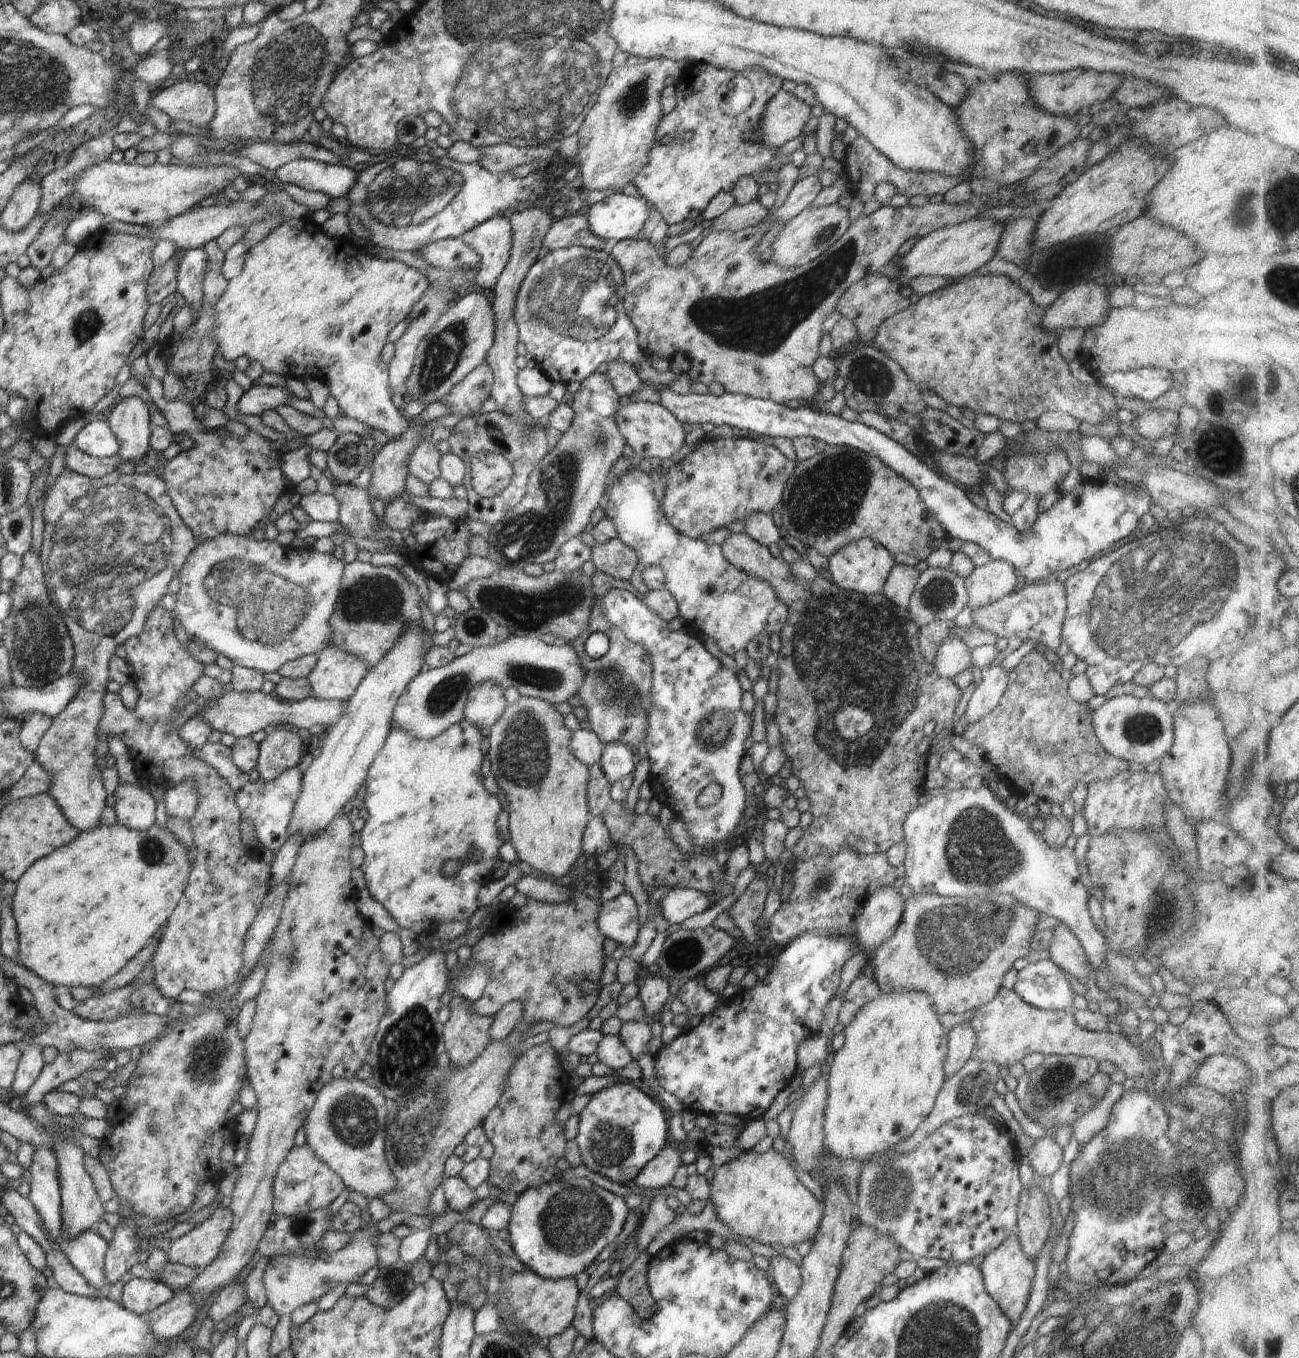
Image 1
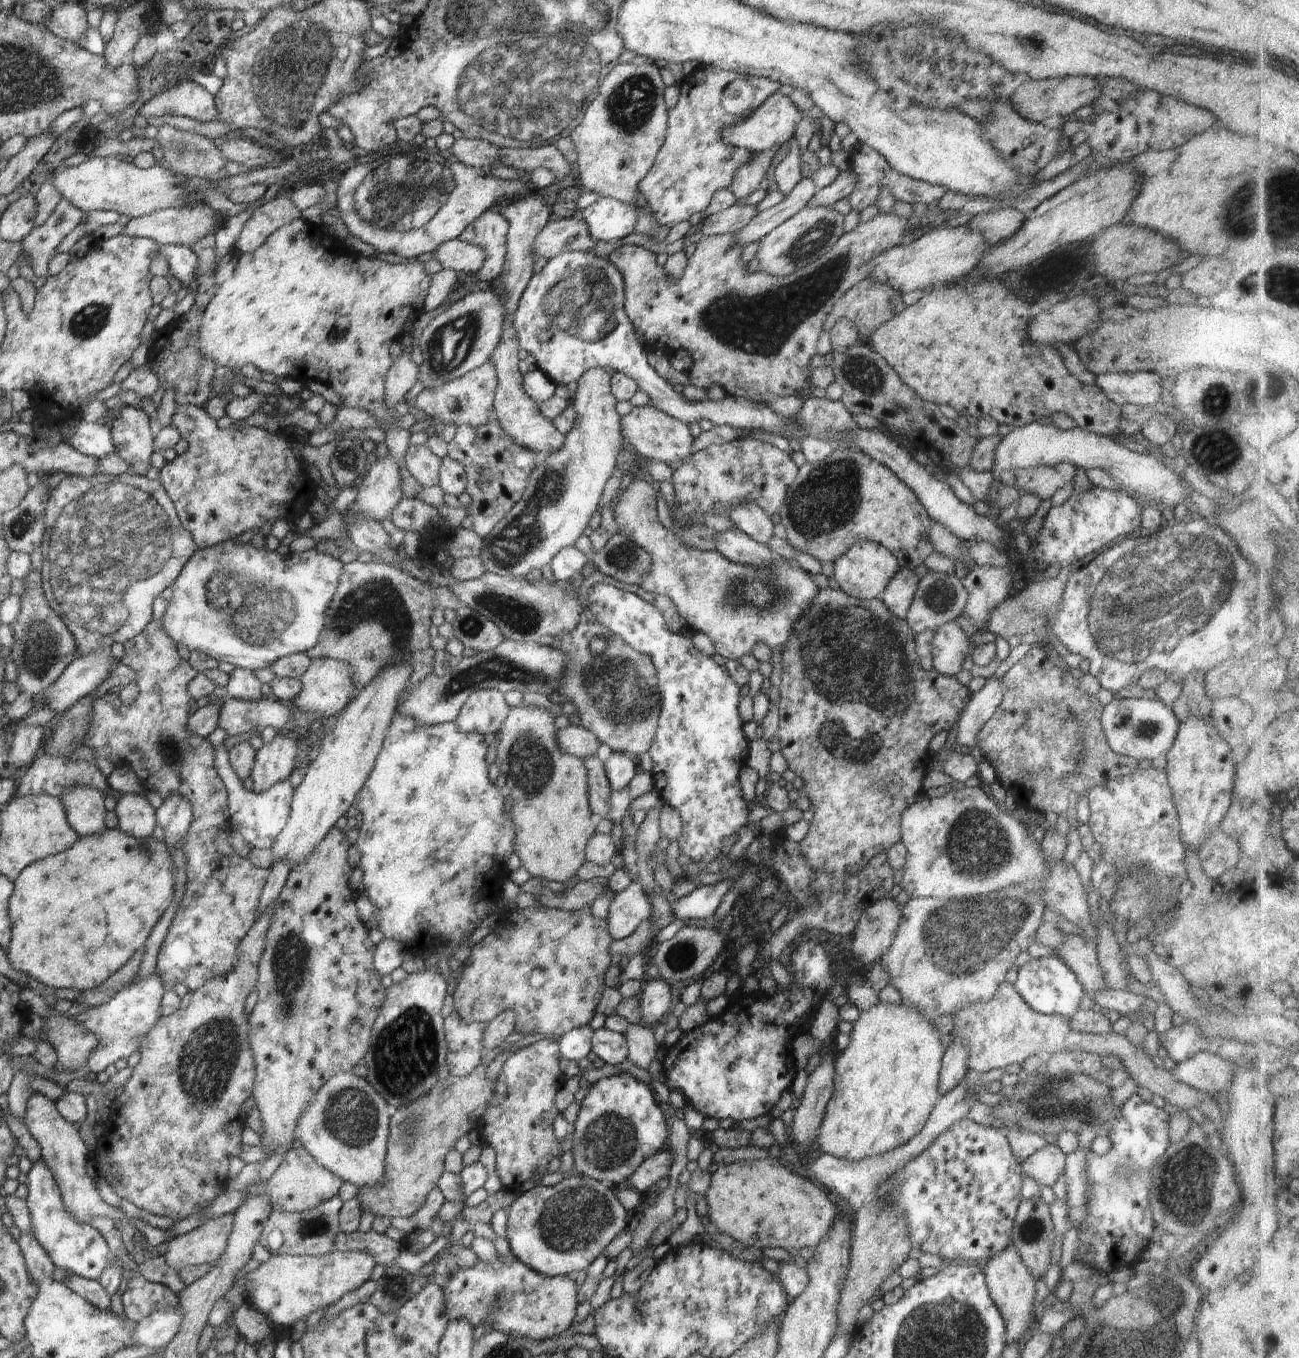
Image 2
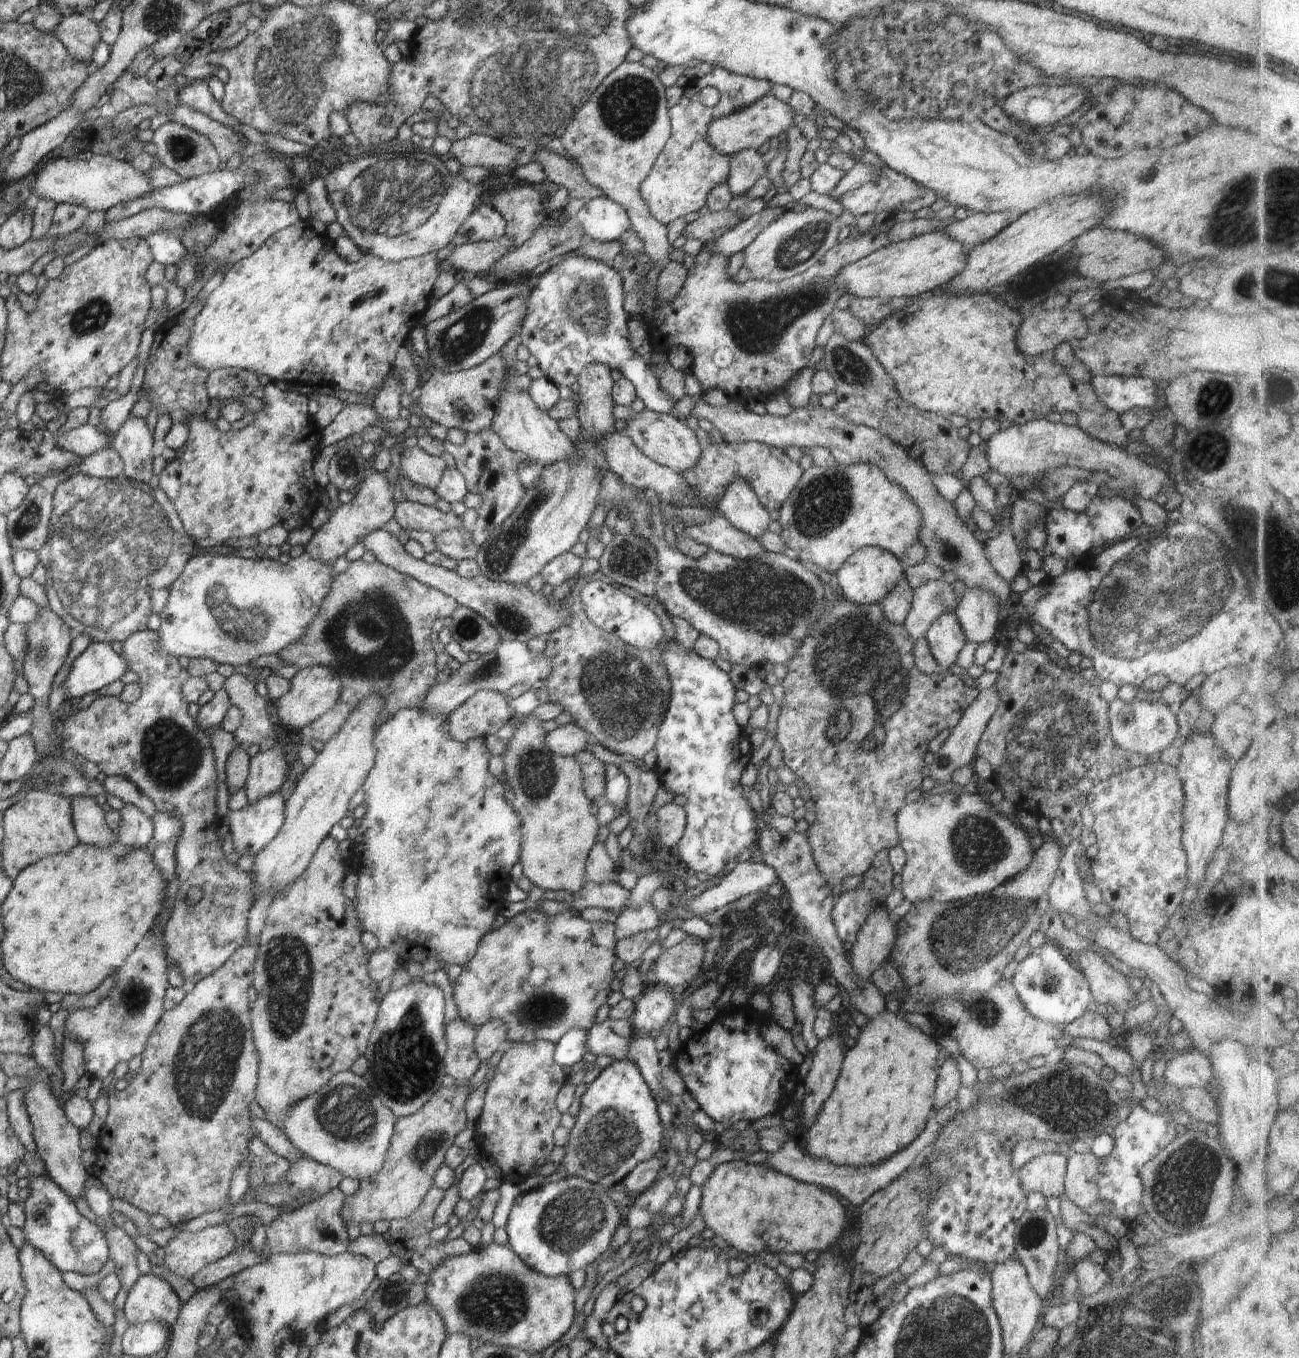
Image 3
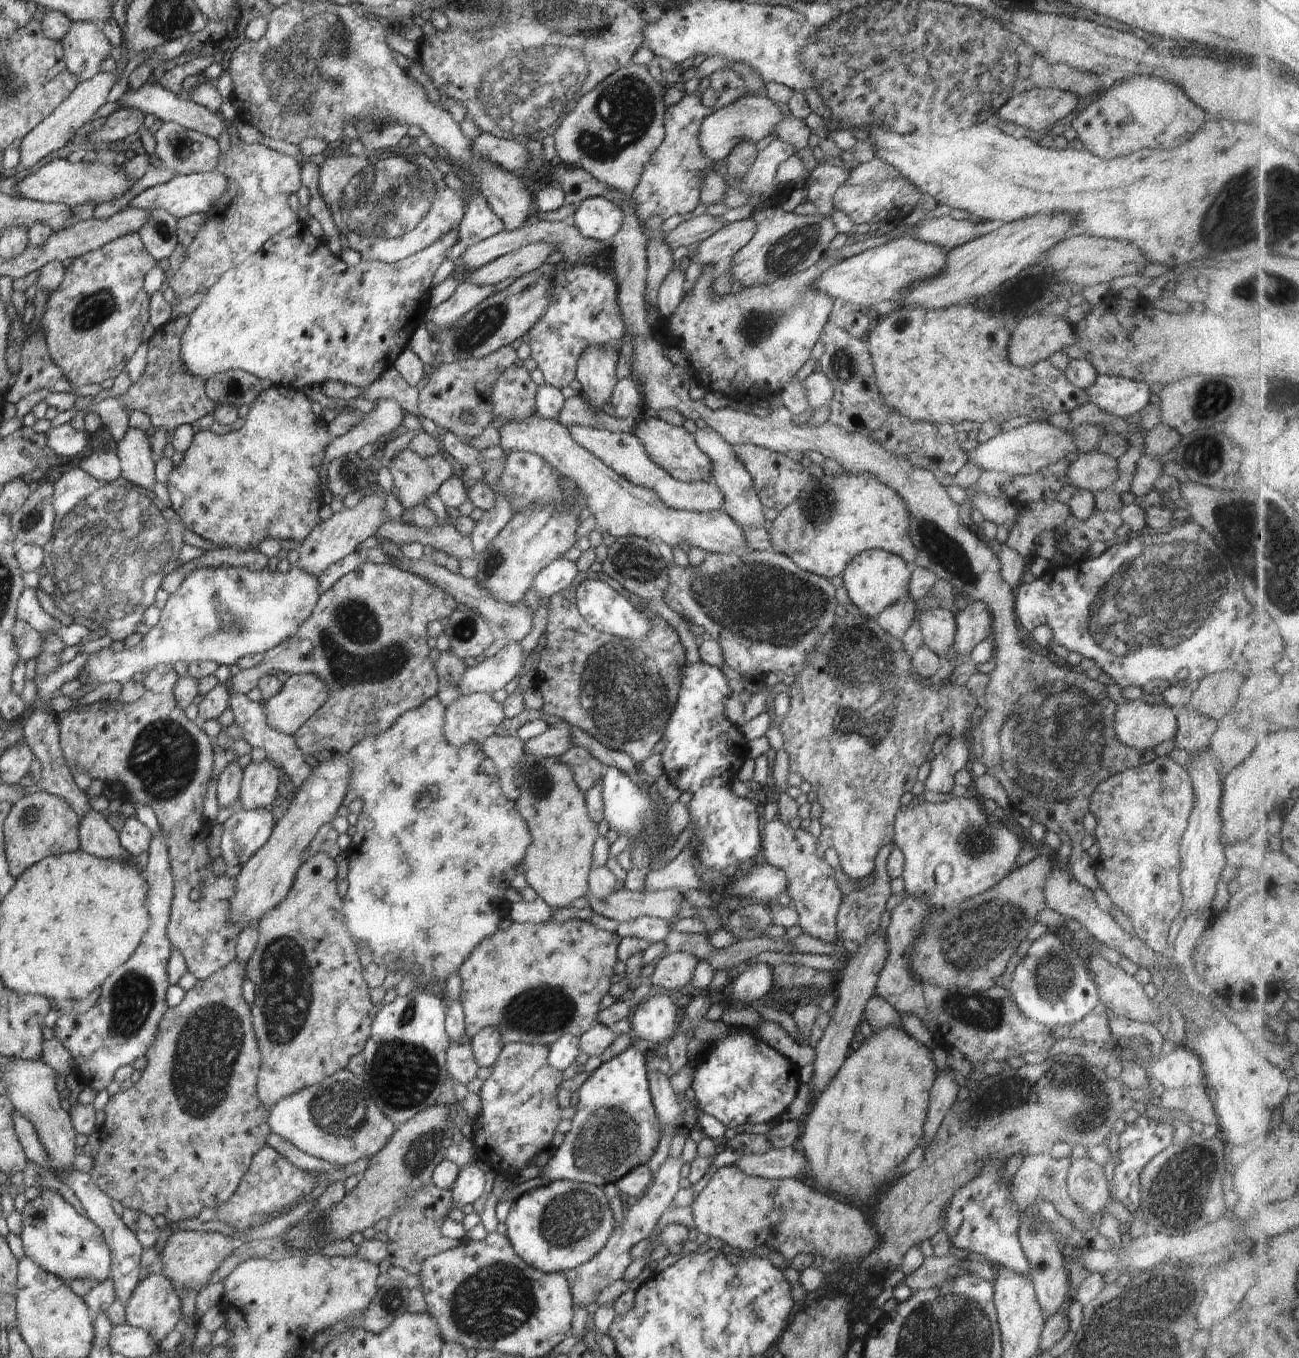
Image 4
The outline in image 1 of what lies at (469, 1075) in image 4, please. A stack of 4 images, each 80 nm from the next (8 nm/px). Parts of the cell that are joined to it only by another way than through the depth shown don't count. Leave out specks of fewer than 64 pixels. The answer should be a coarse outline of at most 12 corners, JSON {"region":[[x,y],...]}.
{"region":[[452,997],[443,1024],[445,1052],[468,1066],[491,1040],[493,1016]]}

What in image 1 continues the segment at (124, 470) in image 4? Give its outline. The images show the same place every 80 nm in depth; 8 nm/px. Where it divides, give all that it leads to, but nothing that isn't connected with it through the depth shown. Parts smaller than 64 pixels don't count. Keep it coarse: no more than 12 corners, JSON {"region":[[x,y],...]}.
{"region":[[137,395],[103,415],[124,461],[150,451],[150,413]]}

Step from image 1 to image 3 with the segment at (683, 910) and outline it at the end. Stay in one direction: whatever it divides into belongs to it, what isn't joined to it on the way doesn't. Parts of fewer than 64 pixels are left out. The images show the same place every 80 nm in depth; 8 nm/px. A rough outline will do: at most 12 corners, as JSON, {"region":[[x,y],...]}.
{"region":[[745,861],[688,902],[702,916],[765,893],[778,882],[766,863]]}

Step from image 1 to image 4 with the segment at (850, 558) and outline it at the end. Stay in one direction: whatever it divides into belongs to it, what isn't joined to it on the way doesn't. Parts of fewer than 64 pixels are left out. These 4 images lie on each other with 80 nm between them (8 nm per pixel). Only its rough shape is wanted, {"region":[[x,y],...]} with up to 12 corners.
{"region":[[872,549],[842,580],[853,608],[875,618],[908,590],[911,567]]}

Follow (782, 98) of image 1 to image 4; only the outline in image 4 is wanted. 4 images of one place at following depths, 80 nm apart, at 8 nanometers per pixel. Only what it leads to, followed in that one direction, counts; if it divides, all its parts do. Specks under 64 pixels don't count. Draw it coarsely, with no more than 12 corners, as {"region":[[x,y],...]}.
{"region":[[762,95],[707,116],[699,141],[724,162],[738,143],[773,137],[783,118]]}

